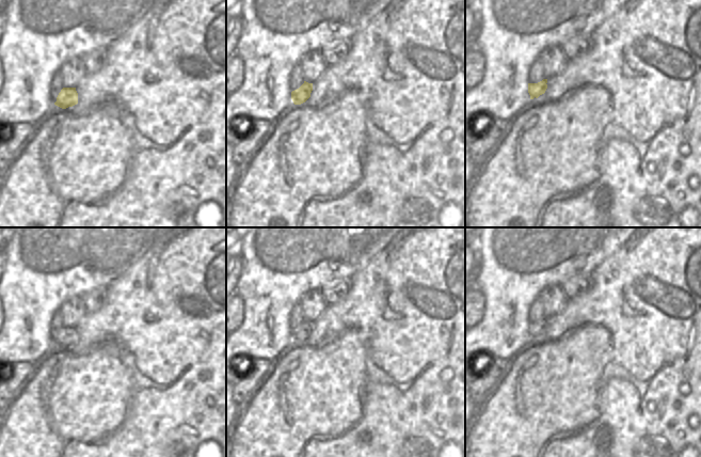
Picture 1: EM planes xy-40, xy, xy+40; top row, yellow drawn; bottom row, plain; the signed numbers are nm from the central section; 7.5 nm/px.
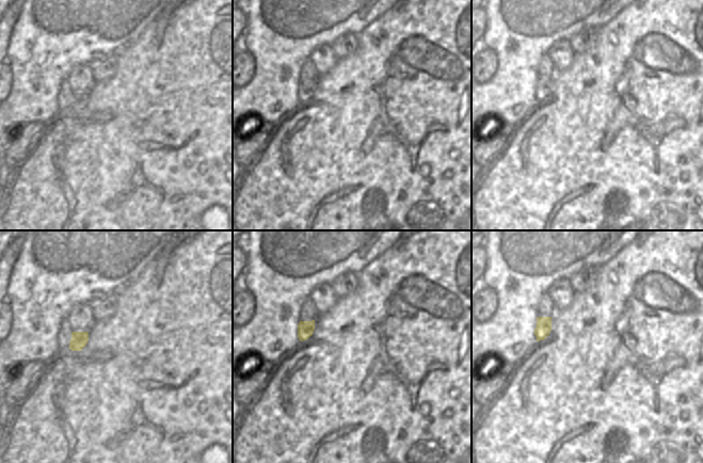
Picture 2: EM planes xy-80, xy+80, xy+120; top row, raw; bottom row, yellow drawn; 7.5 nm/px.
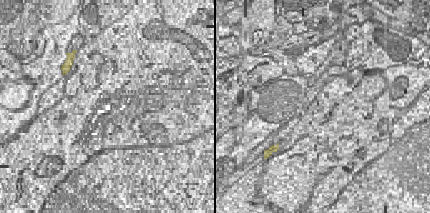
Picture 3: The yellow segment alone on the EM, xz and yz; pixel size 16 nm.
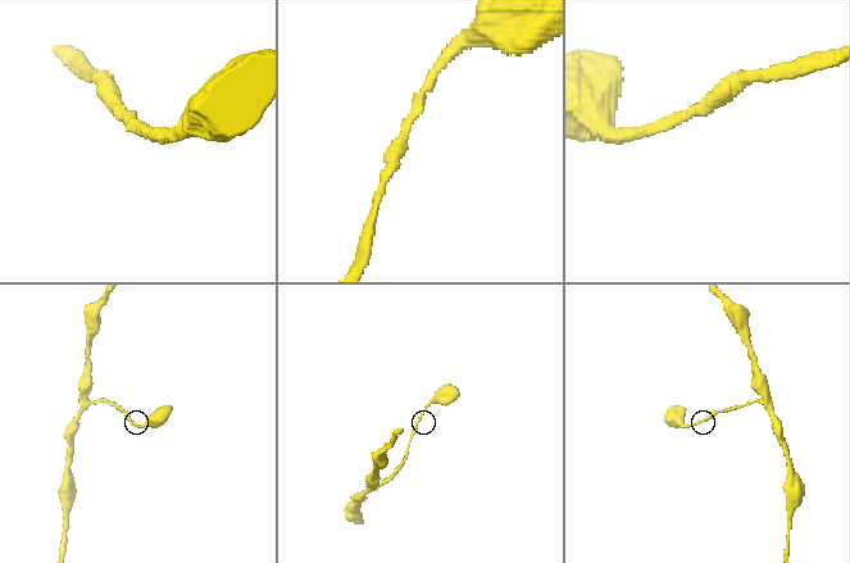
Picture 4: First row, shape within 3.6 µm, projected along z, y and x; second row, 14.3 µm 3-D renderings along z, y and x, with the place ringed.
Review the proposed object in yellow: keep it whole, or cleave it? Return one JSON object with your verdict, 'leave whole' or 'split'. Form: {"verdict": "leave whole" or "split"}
{"verdict": "leave whole"}

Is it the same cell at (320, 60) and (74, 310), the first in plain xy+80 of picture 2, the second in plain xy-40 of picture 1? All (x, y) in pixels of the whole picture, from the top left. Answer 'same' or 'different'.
same

